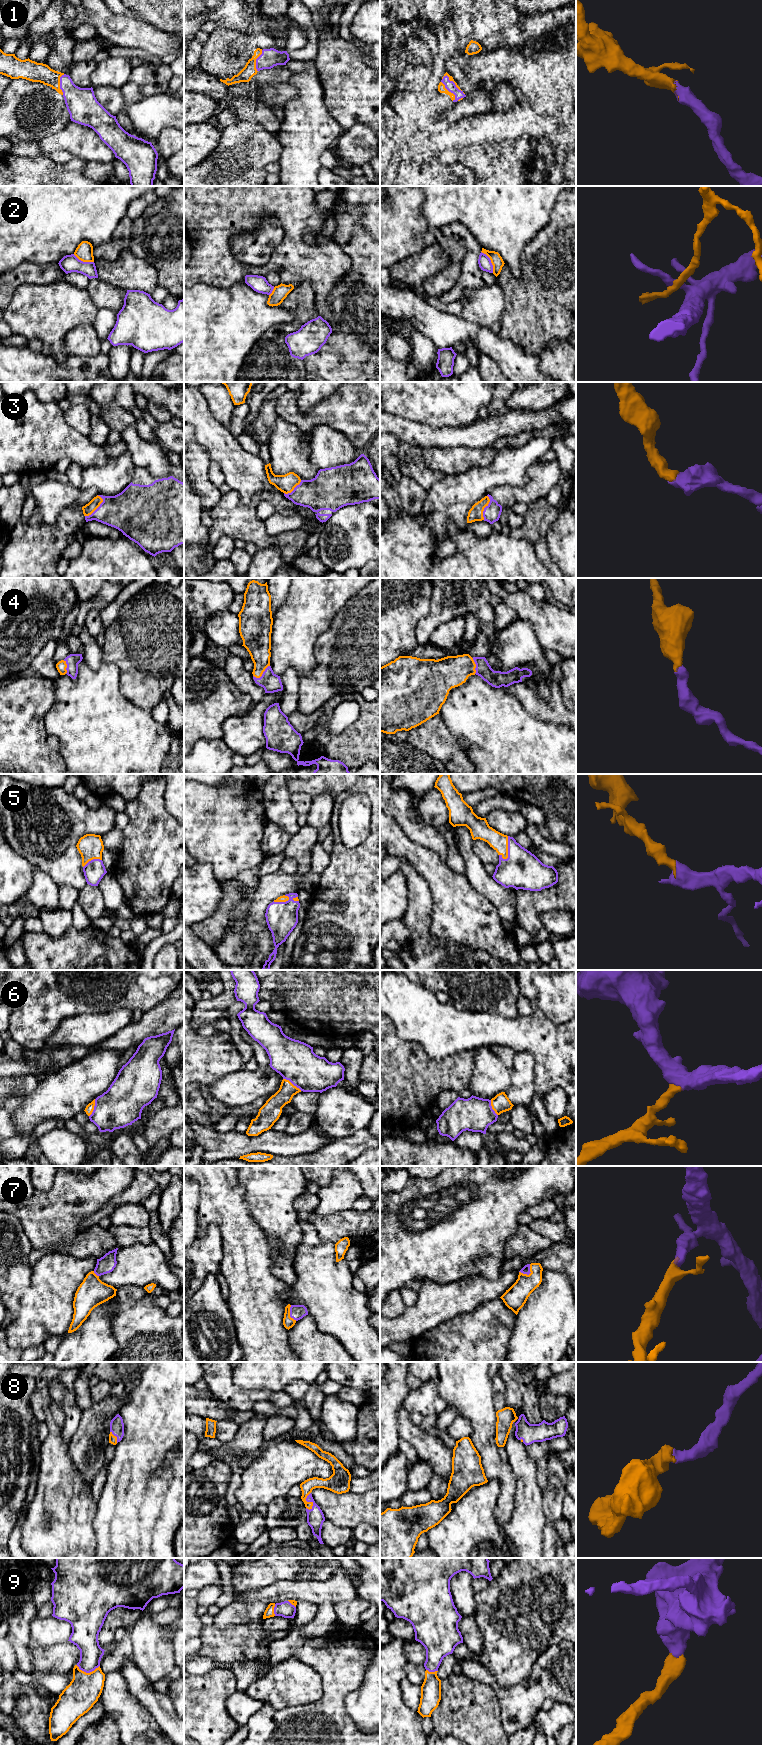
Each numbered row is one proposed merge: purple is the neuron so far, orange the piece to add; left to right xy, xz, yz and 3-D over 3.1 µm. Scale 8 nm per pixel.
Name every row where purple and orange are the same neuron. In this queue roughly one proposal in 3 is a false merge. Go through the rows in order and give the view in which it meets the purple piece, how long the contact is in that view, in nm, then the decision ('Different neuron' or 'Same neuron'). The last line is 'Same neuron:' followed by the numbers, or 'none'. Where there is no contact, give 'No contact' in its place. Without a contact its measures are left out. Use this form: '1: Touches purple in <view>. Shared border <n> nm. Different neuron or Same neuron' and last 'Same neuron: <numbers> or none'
1: Touches purple in yz. Shared border 190 nm. Same neuron
2: Touches purple in yz. Shared border 200 nm. Different neuron
3: Touches purple in xy. Shared border 200 nm. Same neuron
4: Touches purple in xz. Shared border 160 nm. Same neuron
5: Touches purple in yz. Shared border 200 nm. Same neuron
6: Touches purple in xz. Shared border 180 nm. Same neuron
7: Touches purple in yz. Shared border 120 nm. Same neuron
8: Touches purple in xz. Shared border 150 nm. Same neuron
9: Touches purple in xy. Shared border 190 nm. Same neuron
Same neuron: 1, 3, 4, 5, 6, 7, 8, 9

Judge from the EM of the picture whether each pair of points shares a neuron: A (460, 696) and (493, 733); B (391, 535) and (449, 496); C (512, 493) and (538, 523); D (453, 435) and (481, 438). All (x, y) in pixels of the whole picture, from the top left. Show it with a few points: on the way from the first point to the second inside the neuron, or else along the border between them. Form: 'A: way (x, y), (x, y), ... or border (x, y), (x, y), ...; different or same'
A: way (469, 705), (488, 724); same
B: border (421, 514), (425, 518), (425, 523), (434, 534); different
C: border (544, 496), (530, 504); different
D: way (460, 436), (474, 436); same

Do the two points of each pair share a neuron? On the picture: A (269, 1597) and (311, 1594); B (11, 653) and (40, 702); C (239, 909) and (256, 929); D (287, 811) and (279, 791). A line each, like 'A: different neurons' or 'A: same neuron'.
A: same neuron
B: different neurons
C: same neuron
D: same neuron

